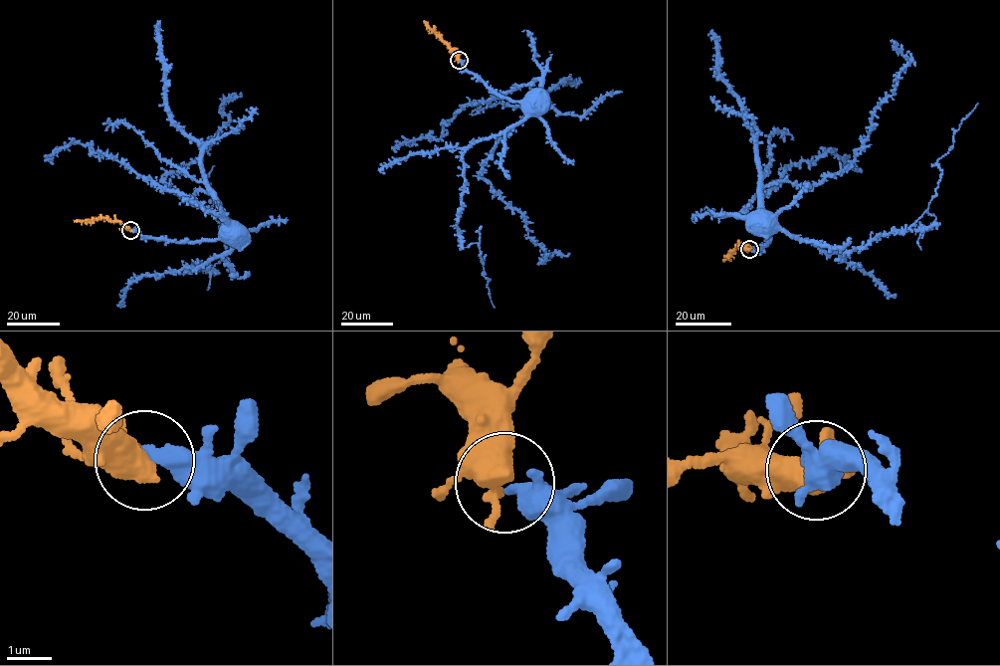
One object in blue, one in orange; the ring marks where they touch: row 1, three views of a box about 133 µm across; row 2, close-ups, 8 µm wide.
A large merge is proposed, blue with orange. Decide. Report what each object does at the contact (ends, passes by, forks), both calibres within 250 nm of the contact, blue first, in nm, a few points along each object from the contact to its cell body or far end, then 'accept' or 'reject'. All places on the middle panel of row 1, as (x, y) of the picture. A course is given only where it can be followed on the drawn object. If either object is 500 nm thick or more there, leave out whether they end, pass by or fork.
blue ends | orange forks | 380/360 nm | blue via (459, 61), (489, 88), (514, 102), (535, 93) | orange via (459, 60), (455, 50), (423, 21) | accept

